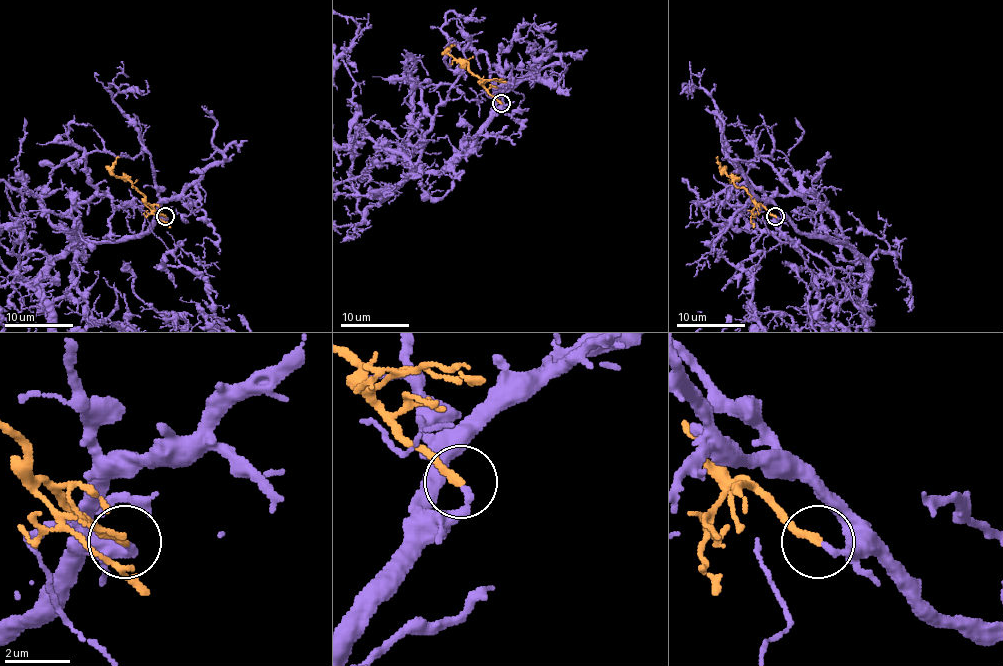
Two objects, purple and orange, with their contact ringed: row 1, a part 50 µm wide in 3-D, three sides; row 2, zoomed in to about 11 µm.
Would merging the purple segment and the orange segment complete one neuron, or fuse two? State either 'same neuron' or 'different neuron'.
same neuron

